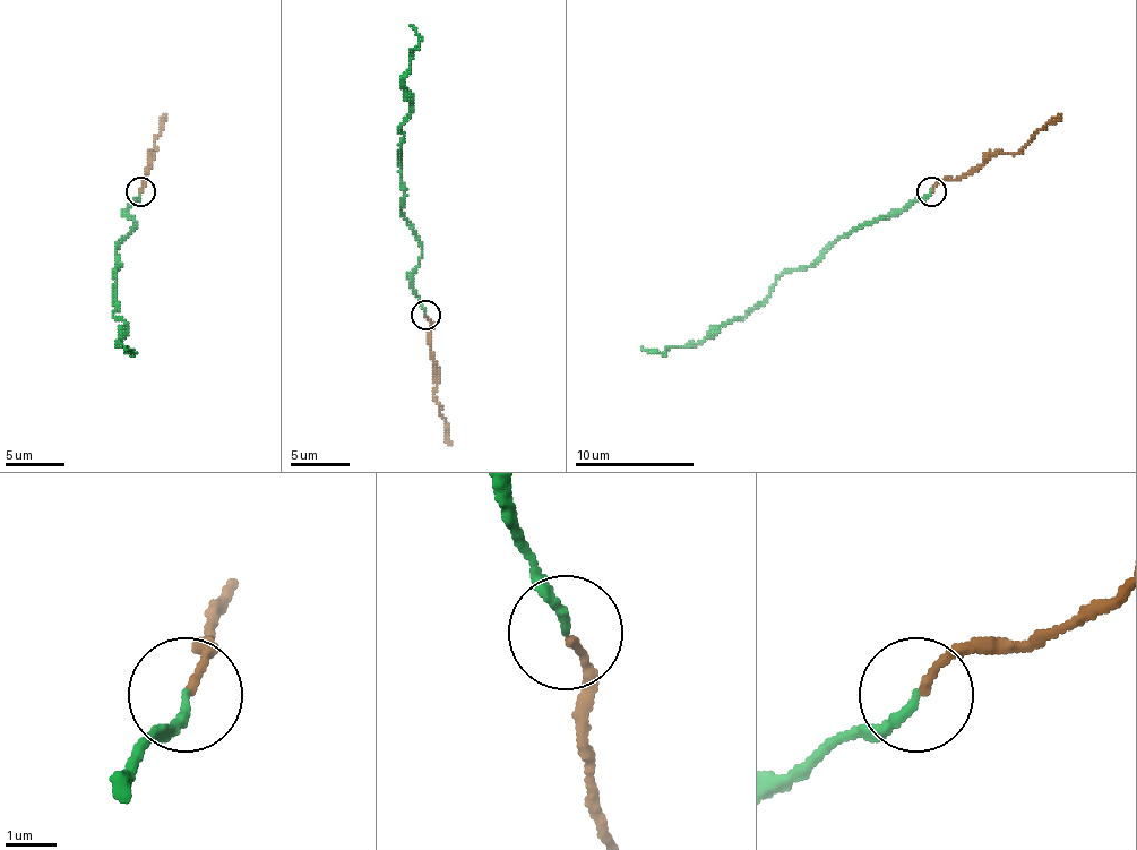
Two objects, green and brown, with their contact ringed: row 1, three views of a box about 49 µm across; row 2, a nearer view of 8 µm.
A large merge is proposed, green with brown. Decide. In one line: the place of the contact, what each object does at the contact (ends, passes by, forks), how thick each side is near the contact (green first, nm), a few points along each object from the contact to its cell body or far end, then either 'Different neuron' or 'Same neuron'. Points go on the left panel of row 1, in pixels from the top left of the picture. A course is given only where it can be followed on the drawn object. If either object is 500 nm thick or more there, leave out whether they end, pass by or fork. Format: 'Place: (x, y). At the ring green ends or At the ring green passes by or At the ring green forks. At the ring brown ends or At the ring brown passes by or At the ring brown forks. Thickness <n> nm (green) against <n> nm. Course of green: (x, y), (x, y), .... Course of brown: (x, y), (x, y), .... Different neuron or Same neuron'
Place: (140, 191). At the ring green ends. At the ring brown ends. Thickness 170 nm (green) against 140 nm. Course of green: (139, 191), (128, 209), (137, 224), (115, 248), (112, 314), (125, 323), (119, 343), (134, 352), (125, 346). Course of brown: (139, 191), (166, 114). Same neuron

